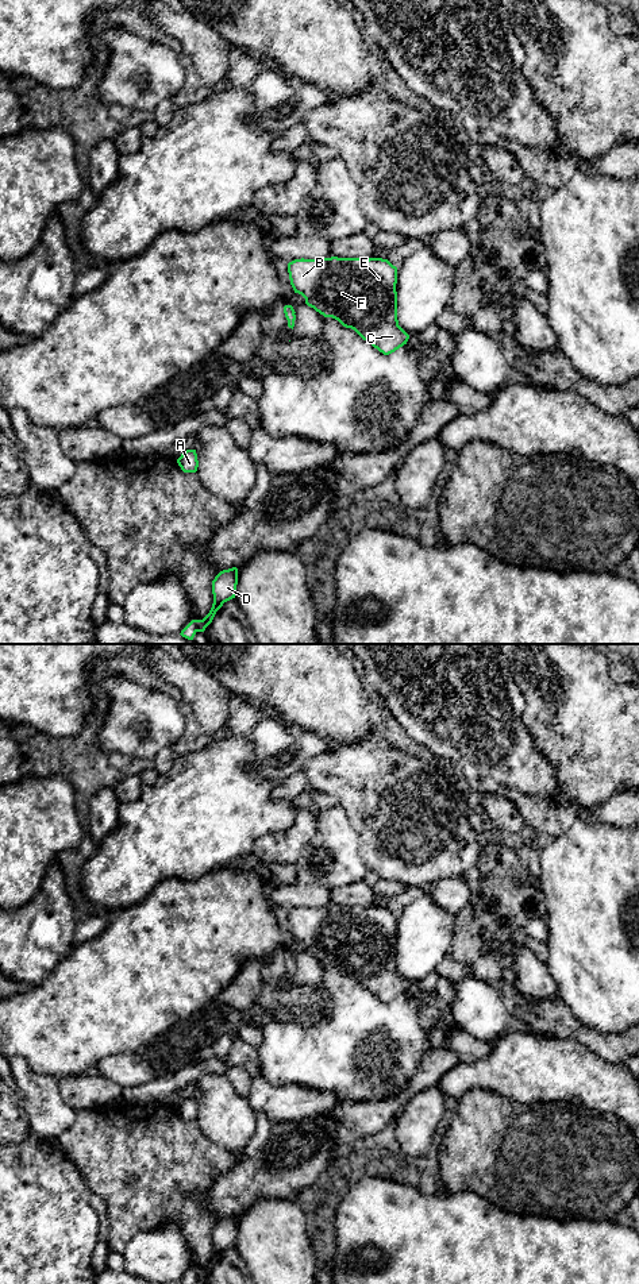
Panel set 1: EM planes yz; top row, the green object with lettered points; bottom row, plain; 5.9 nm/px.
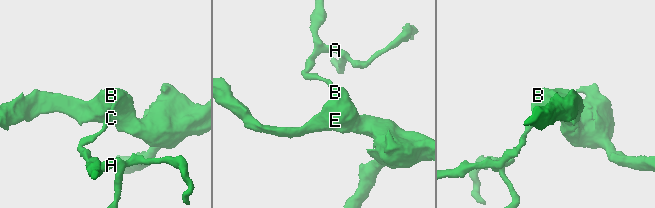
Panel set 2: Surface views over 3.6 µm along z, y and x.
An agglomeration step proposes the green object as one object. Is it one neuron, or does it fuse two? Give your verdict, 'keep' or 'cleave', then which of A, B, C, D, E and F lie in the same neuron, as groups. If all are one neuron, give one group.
keep | A B C D E F

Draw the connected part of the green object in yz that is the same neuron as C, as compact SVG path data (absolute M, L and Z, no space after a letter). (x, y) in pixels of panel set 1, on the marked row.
M323 258L295 259L288 263L290 285L295 293L305 298L305 304L324 317L338 320L343 327L354 329L363 340L370 343L384 355L389 355L407 344L409 335L399 325L397 320L397 267L382 258Z

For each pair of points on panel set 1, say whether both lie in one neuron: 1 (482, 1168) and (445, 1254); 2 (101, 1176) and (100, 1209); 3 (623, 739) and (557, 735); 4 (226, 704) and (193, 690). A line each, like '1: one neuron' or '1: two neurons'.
1: two neurons
2: two neurons
3: one neuron
4: one neuron

